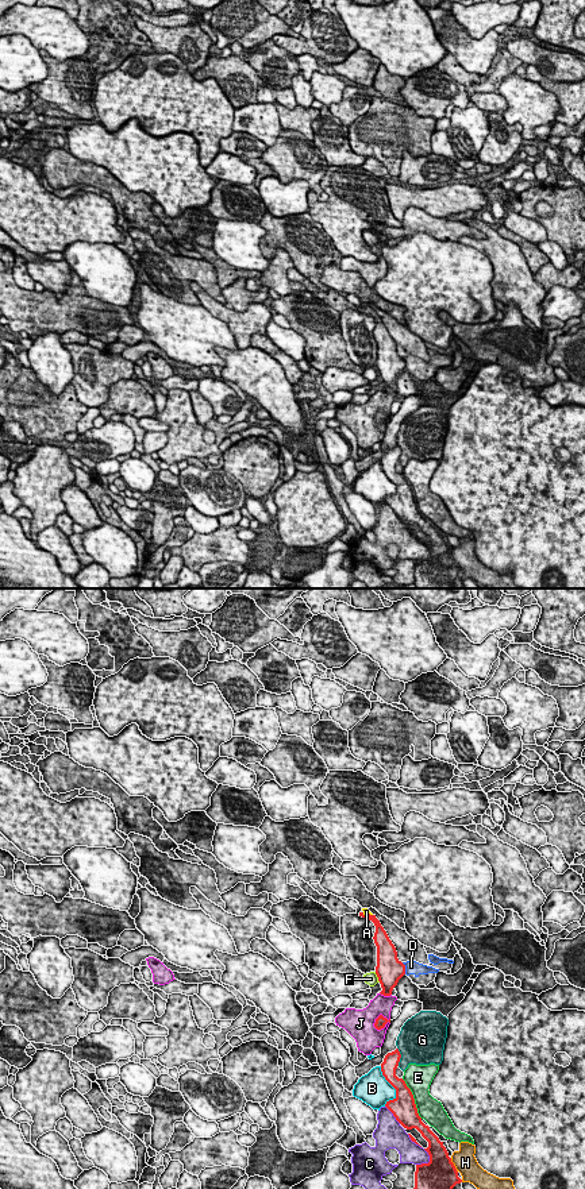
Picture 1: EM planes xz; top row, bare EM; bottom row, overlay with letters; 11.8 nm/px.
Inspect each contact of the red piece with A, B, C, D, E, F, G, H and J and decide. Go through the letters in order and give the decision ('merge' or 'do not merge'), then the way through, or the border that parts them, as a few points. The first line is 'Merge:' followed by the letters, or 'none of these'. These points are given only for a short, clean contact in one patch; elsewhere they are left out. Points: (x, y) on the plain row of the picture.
Merge: A
A: merge; runs through xz (380, 327), (369, 309), (366, 307)
B: do not merge
C: do not merge
D: do not merge
E: do not merge
F: do not merge; border along xz (374, 367), (380, 377)
G: do not merge
H: do not merge
J: do not merge

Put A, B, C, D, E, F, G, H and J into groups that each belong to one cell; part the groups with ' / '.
A / B / C / D / E / F / G / H / J

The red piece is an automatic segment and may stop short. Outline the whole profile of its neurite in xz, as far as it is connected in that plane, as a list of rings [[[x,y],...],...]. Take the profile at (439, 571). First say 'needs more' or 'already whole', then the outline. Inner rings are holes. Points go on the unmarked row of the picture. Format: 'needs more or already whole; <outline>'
already whole; [[[399,444],[388,448],[381,459],[381,467],[396,485],[396,493],[386,497],[385,502],[404,524],[416,524],[428,537],[428,543],[424,545],[430,551],[430,557],[416,560],[413,584],[416,588],[451,588],[453,583],[461,579],[462,575],[458,572],[443,537],[422,517],[411,485],[403,474],[396,471],[400,453]]]

